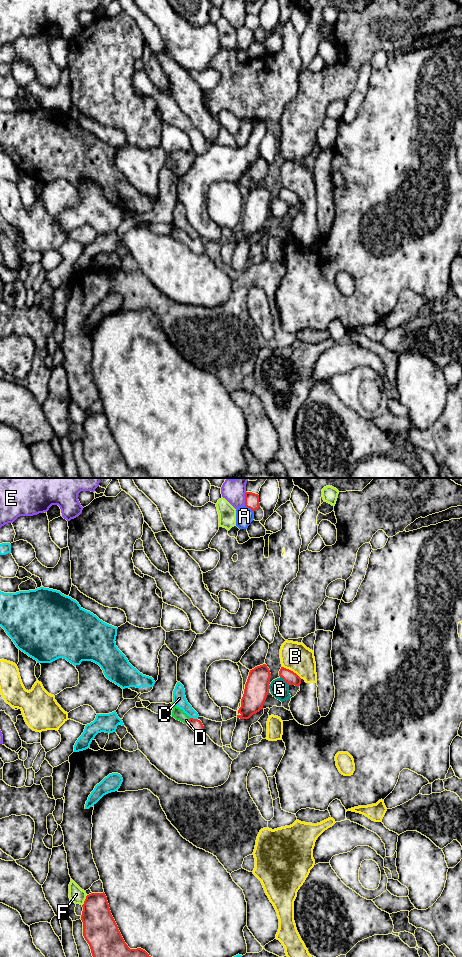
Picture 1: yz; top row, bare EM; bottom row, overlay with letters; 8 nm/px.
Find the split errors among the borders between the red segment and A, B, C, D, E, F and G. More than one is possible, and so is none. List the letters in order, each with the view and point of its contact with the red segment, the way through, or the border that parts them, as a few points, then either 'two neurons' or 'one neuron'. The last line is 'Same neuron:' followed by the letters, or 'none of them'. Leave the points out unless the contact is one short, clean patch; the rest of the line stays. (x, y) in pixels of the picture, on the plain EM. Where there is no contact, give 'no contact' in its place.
A: yz (249, 28) | two neurons
B: yz (292, 191) | two neurons
C: yz (192, 238) | two neurons
D: yz (188, 241) | across yz (196, 245), (188, 241), (177, 233) | one neuron
E: yz (245, 18) | two neurons
F: yz (85, 420) | two neurons
G: yz (284, 200) | two neurons
Same neuron: D

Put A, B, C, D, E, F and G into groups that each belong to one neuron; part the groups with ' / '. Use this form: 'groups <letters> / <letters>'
groups A / B / C / D / E / F / G

